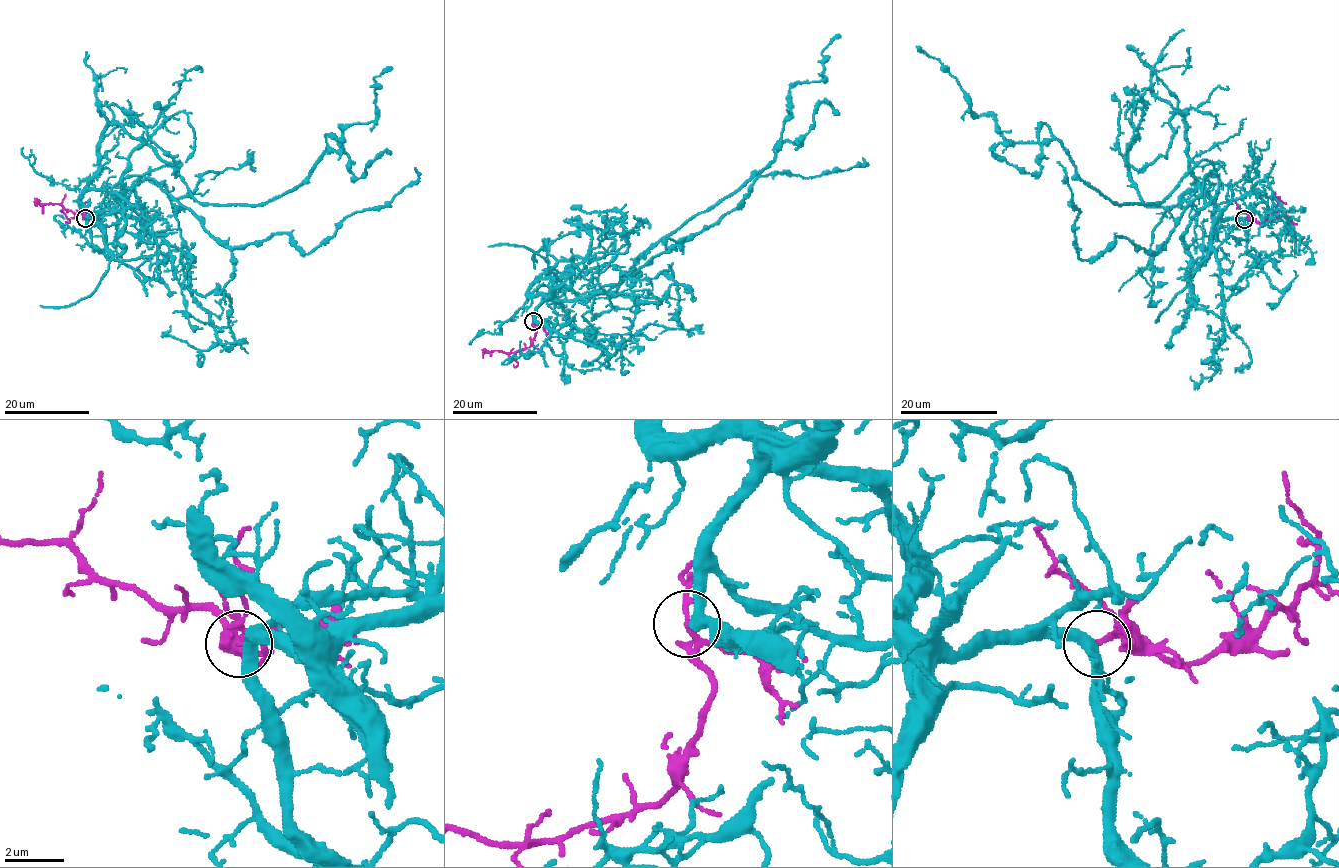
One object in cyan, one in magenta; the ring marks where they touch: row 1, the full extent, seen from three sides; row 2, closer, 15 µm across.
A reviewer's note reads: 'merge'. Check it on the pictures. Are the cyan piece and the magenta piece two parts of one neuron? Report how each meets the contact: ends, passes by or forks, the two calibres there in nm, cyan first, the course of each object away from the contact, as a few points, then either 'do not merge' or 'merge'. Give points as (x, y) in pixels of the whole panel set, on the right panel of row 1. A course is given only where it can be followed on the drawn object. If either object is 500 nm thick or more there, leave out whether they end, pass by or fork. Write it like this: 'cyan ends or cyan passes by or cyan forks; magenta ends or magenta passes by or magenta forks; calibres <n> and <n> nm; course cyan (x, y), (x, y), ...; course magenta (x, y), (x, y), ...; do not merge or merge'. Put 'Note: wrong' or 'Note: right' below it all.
cyan passes by; magenta passes by; calibres 360 and 150 nm; course cyan (1245, 220), (1214, 217), (1206, 159), (1162, 201), (1116, 204), (1057, 140), (1008, 142), (917, 47); course magenta (1245, 220), (1260, 222), (1280, 209), (1277, 203), (1286, 204); do not merge
Note: wrong

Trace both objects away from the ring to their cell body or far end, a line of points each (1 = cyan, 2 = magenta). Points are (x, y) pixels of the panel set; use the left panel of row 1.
1: (85, 218), (91, 190), (125, 203), (165, 165), (200, 202), (291, 192), (341, 127), (373, 122), (392, 68)
2: (84, 218), (89, 219), (58, 203), (35, 204)

